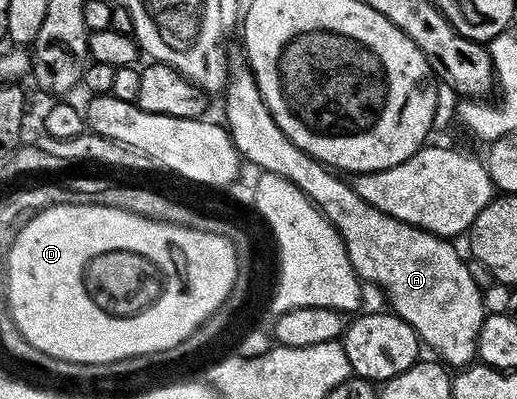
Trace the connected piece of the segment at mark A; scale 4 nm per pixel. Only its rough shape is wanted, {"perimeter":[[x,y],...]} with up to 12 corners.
{"perimeter":[[245,64],[224,124],[243,162],[334,225],[447,366],[475,360],[483,290],[451,242],[384,215],[280,131]]}

